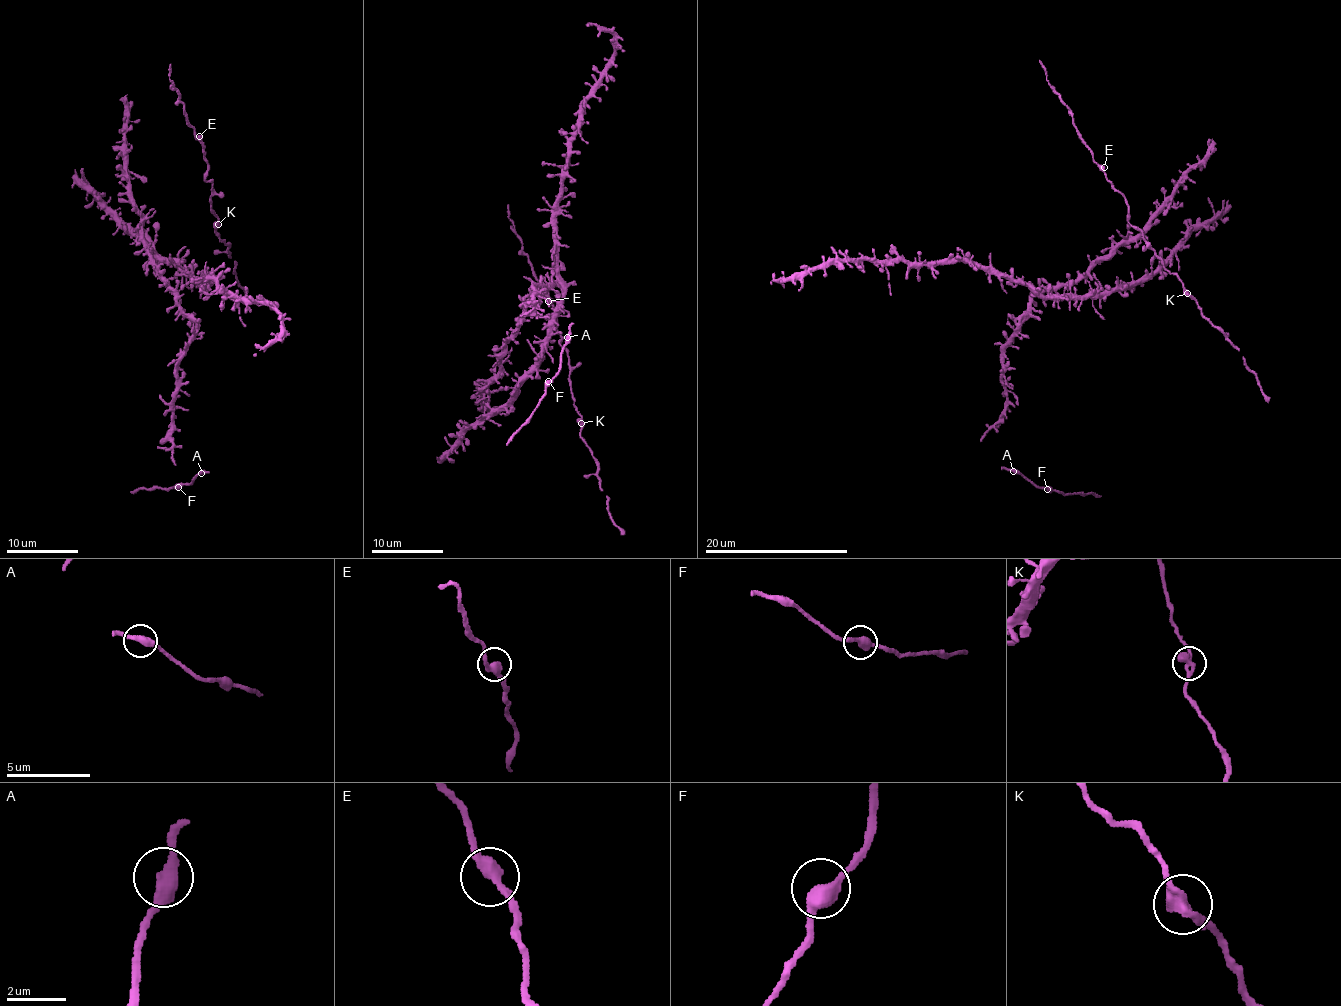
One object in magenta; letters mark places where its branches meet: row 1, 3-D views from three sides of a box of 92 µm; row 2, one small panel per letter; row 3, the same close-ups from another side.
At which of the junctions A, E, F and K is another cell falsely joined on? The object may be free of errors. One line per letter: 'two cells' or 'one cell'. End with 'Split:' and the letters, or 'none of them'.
A: one cell
E: one cell
F: one cell
K: one cell
Split: none of them

